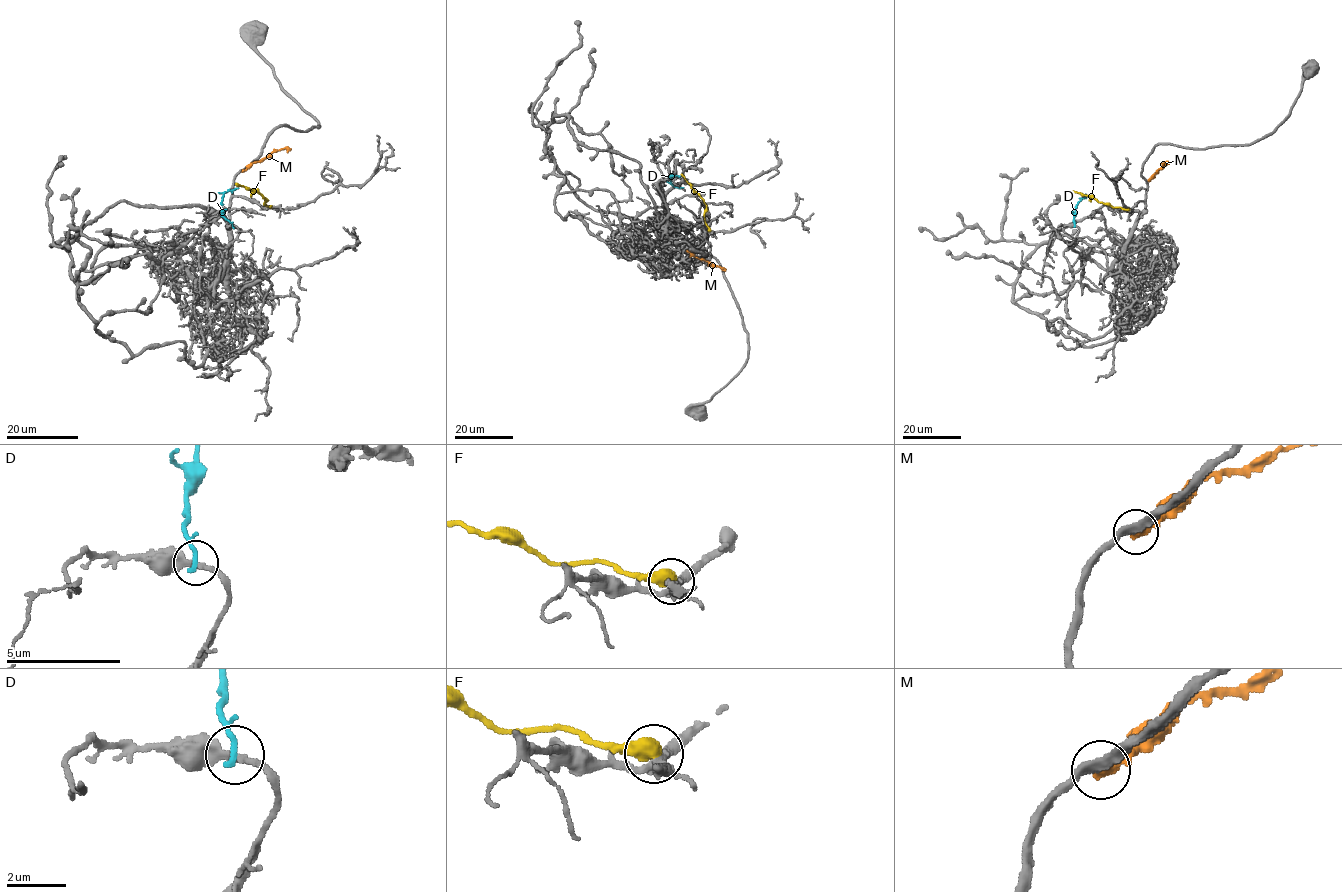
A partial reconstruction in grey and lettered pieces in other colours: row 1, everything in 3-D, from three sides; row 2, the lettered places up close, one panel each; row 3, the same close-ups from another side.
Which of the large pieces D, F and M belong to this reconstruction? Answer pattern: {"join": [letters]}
{"join": []}

